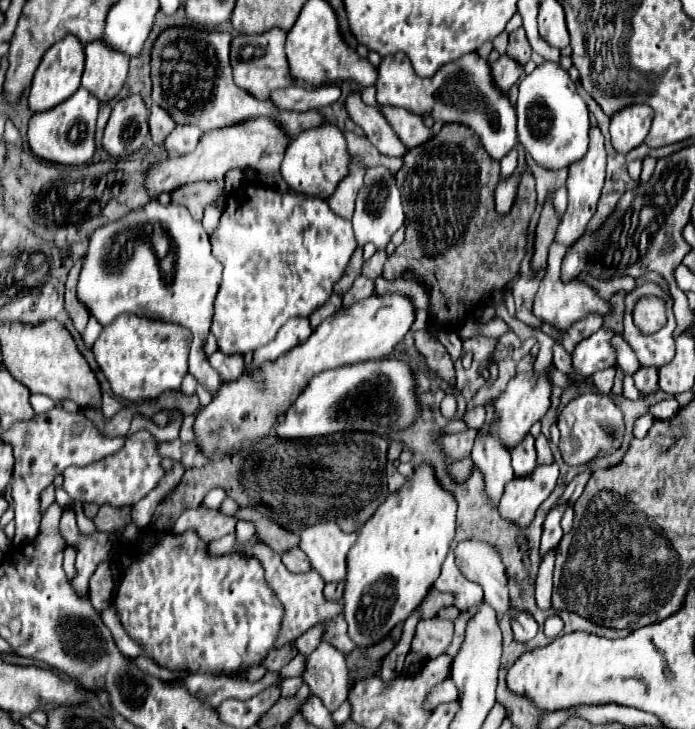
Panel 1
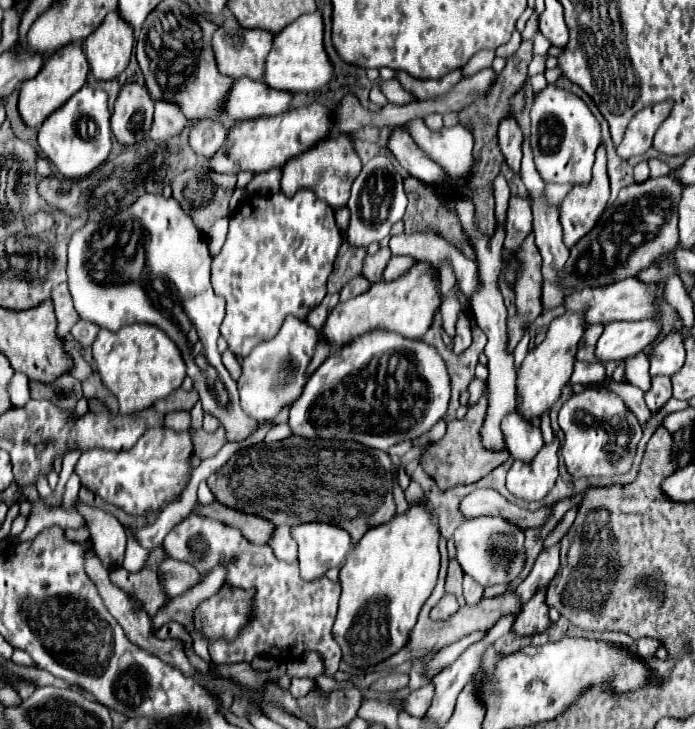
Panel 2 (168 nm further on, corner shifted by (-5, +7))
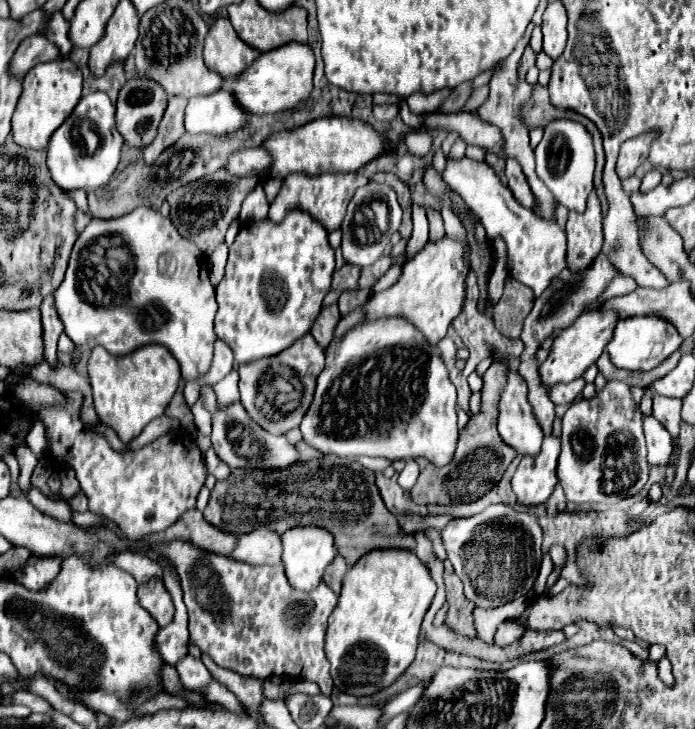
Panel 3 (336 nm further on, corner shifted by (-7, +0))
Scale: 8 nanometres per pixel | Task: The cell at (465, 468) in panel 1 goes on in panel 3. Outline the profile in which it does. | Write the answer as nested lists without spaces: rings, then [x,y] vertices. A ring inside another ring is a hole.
[[[492,363],[492,367],[484,373],[484,389],[482,389],[482,411],[476,417],[470,417],[464,431],[460,431],[460,441],[454,453],[452,463],[444,467],[436,467],[426,459],[416,459],[420,465],[420,477],[416,485],[410,489],[410,497],[418,505],[460,505],[474,503],[484,497],[504,475],[510,461],[516,457],[516,451],[508,447],[496,429],[498,419],[498,399],[502,387],[506,383],[504,363]]]

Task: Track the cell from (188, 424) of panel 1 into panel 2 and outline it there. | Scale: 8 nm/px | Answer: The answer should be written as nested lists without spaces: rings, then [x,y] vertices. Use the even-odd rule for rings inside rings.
[[[194,412],[192,426],[186,432],[174,432],[170,428],[148,428],[138,444],[130,450],[112,452],[92,448],[84,452],[74,468],[80,476],[82,486],[90,492],[102,496],[106,502],[120,506],[124,512],[136,516],[146,510],[160,510],[164,504],[172,502],[190,480],[190,454],[192,454],[192,434],[202,426],[200,414]]]

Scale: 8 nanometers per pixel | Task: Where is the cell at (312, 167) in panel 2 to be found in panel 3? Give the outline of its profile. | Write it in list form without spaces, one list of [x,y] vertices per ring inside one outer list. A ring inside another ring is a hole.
[[[328,173],[328,175],[316,175],[316,177],[288,175],[282,181],[282,189],[280,189],[278,197],[270,205],[268,219],[272,223],[280,223],[292,209],[300,209],[300,211],[306,211],[312,219],[316,219],[326,231],[334,231],[340,227],[340,223],[344,219],[344,211],[346,211],[350,199],[354,197],[356,189],[364,187],[364,183],[368,183],[368,179],[358,177],[356,173],[336,173],[336,175]]]

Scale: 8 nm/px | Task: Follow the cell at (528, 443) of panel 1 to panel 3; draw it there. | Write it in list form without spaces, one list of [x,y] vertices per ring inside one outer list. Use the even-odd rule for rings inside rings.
[[[508,371],[508,381],[498,401],[498,431],[502,439],[522,455],[536,455],[540,451],[544,433],[528,403],[528,387],[524,379]]]

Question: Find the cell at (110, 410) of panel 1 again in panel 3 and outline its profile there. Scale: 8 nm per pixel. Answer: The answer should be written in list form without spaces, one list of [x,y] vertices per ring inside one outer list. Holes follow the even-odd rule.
[[[52,295],[44,297],[40,311],[42,311],[42,327],[44,327],[44,359],[48,363],[56,363],[58,361],[56,359],[56,343],[58,343],[58,337],[64,331],[64,327],[58,319],[58,311],[56,311]]]

